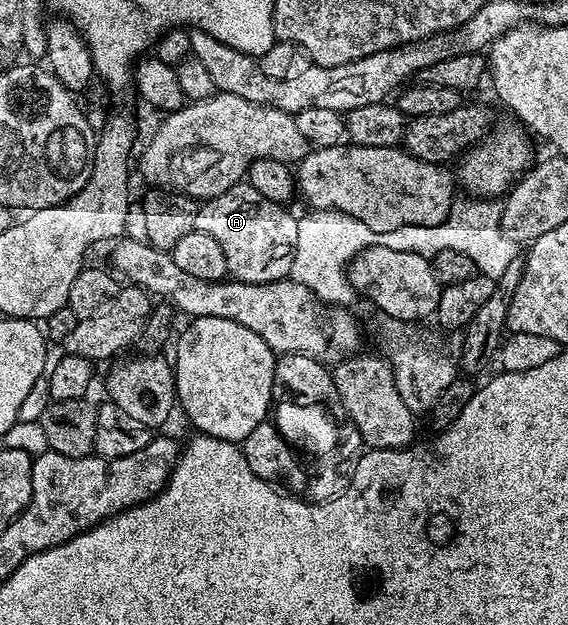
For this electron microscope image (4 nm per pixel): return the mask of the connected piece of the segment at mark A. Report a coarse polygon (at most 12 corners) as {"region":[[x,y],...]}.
{"region":[[249,182],[205,200],[195,231],[239,283],[290,275],[298,221]]}

